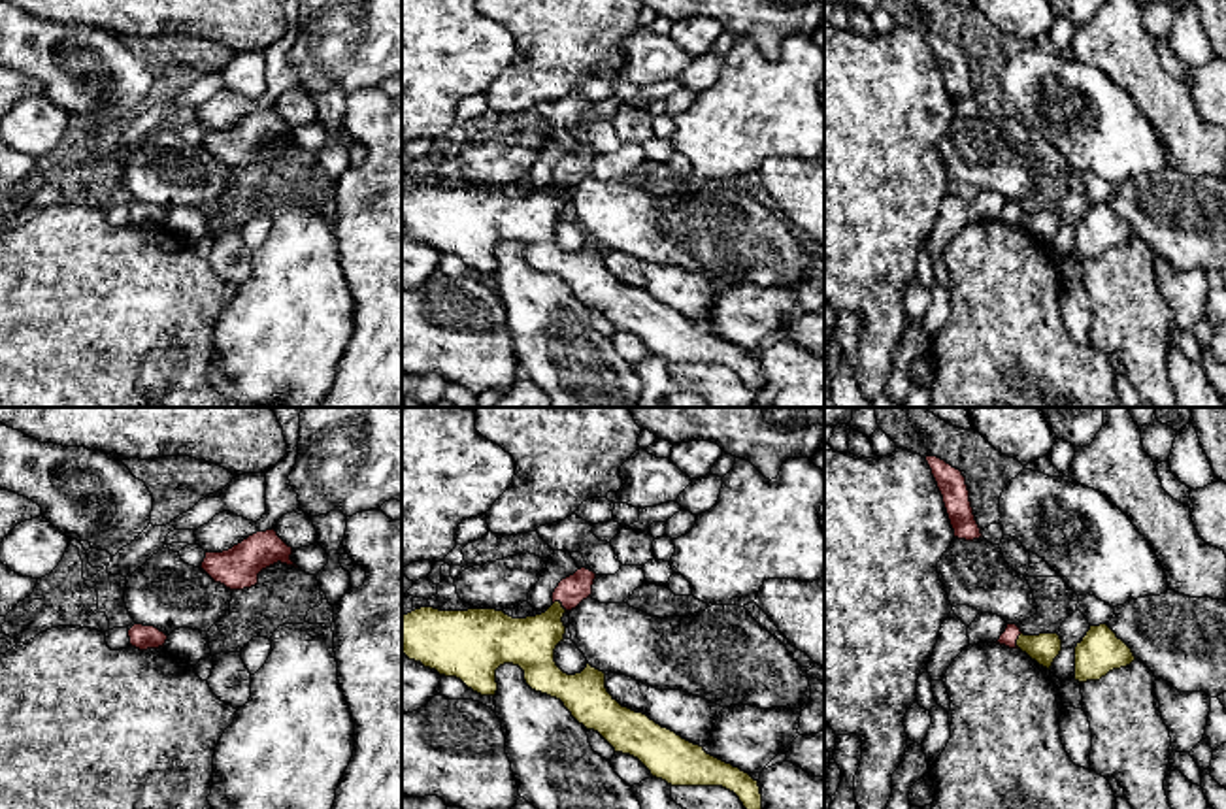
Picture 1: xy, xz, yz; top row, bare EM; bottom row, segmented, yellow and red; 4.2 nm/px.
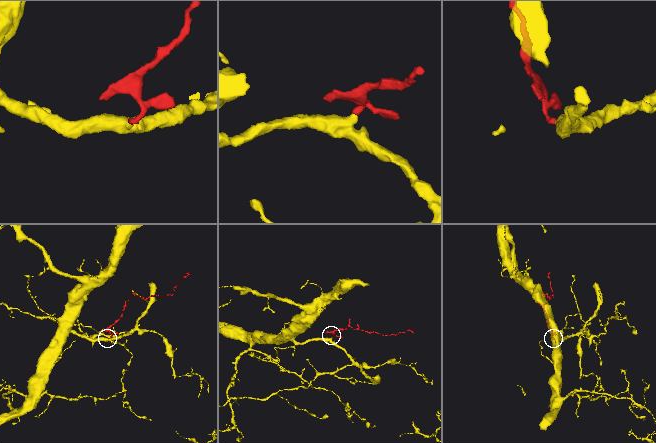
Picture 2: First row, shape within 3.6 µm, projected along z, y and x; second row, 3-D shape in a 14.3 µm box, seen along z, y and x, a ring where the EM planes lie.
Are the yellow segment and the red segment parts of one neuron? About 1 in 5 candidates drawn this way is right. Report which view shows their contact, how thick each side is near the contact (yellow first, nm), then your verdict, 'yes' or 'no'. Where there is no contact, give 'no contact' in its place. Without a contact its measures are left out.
xz | 220/120 nm | no

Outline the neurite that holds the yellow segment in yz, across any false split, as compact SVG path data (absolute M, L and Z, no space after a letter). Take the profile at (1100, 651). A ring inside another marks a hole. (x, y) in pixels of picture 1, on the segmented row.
M1107 624L1090 626L1075 647L1075 681L1100 681L1134 660L1132 649Z

